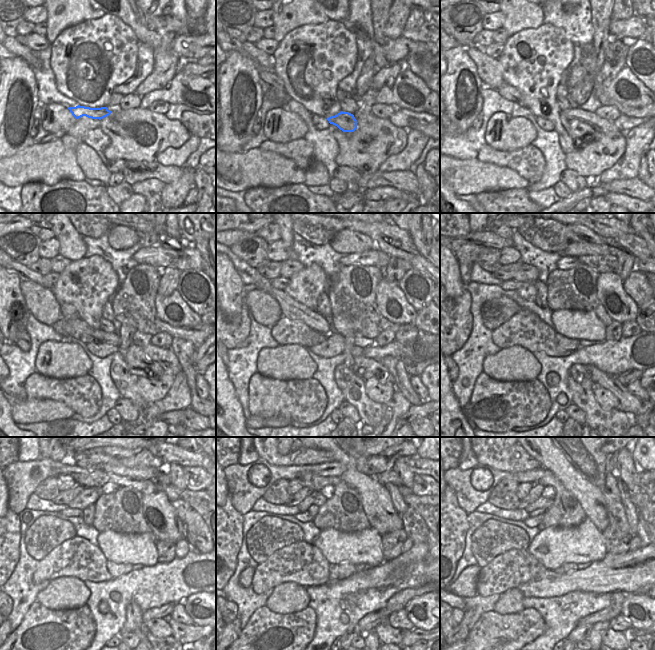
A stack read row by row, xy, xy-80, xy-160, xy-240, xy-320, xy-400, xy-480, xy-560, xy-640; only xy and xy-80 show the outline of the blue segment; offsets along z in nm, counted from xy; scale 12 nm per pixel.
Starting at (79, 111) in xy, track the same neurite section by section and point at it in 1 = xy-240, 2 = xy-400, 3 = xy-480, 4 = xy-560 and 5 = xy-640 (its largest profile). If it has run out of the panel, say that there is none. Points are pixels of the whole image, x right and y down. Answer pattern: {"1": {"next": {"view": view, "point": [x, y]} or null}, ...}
{"1": {"next": {"view": "xy-240", "point": [138, 363]}}, "2": {"next": {"view": "xy-400", "point": [628, 403]}}, "3": {"next": {"view": "xy-480", "point": [185, 634]}}, "4": {"next": {"view": "xy-560", "point": [409, 637]}}, "5": {"next": {"view": "xy-640", "point": [643, 638]}}}

